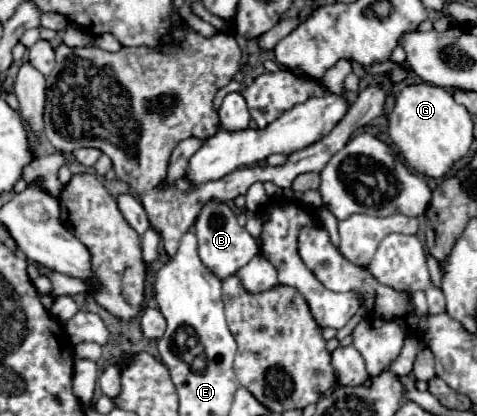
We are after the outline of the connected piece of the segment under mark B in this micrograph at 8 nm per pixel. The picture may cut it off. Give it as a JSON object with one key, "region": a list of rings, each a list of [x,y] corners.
{"region":[[[209,200],[201,208],[195,222],[195,234],[199,240],[199,258],[217,278],[233,276],[241,266],[245,266],[259,252],[257,242],[251,238],[251,234],[243,226],[237,224],[235,212],[225,202]]]}

